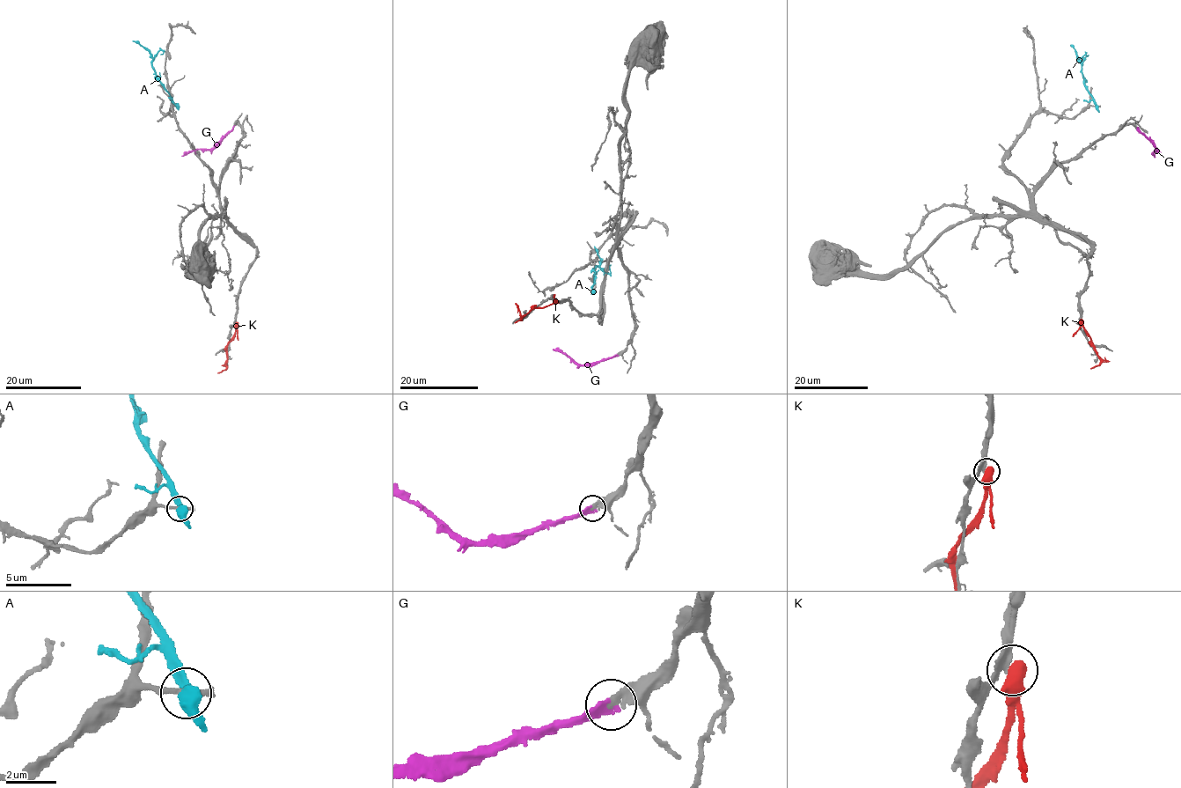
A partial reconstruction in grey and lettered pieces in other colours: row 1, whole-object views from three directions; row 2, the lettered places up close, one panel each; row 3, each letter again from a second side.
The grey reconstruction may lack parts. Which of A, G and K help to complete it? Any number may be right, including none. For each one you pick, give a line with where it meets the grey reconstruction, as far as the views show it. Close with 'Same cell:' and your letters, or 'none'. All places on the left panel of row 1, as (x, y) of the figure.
G: (233, 126)
Same cell: G

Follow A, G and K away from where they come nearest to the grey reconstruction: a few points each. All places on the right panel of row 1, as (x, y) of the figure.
A: (1096, 106), (1085, 84), (1081, 61), (1070, 45)
G: (1137, 128), (1157, 150), (1155, 157)
K: (1081, 320), (1081, 325), (1100, 359), (1099, 363), (1090, 369)

